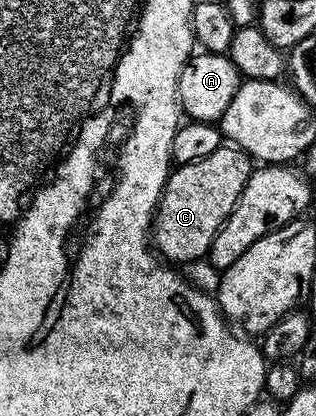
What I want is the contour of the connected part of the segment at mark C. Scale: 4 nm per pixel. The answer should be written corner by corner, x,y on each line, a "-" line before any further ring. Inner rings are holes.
222,146
215,154
199,158
199,162
174,167
161,190
161,200
155,205
151,240
156,251
166,261
178,265
204,257
213,247
213,239
224,226
235,202
239,202
239,194
243,194
243,186
247,186
254,167
249,155
236,146

